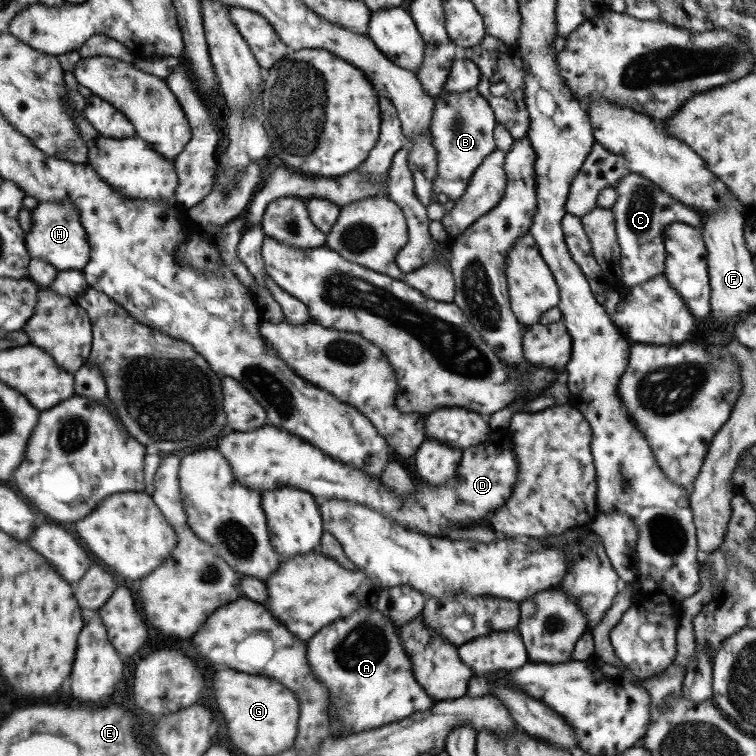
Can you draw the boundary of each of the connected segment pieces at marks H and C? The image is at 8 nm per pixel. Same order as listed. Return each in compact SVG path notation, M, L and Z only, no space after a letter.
M68 200L41 202L30 210L31 228L24 234L24 245L31 258L40 258L49 263L56 271L80 271L88 261L89 245L85 231L79 222L76 206Z
M627 173L627 176L617 181L615 187L612 188L615 190L616 200L609 210L613 213L613 226L619 246L620 281L625 288L628 288L662 274L664 269L663 237L669 224L683 223L697 230L702 226L703 215L673 200L657 185L649 183L649 180L635 173Z

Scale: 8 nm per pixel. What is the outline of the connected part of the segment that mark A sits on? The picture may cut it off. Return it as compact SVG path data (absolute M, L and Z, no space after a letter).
M375 606L365 607L326 624L305 642L306 661L311 675L327 689L330 698L328 711L338 716L338 730L345 735L383 727L415 712L427 712L435 702L413 678L411 663L398 637L398 626L383 616Z

